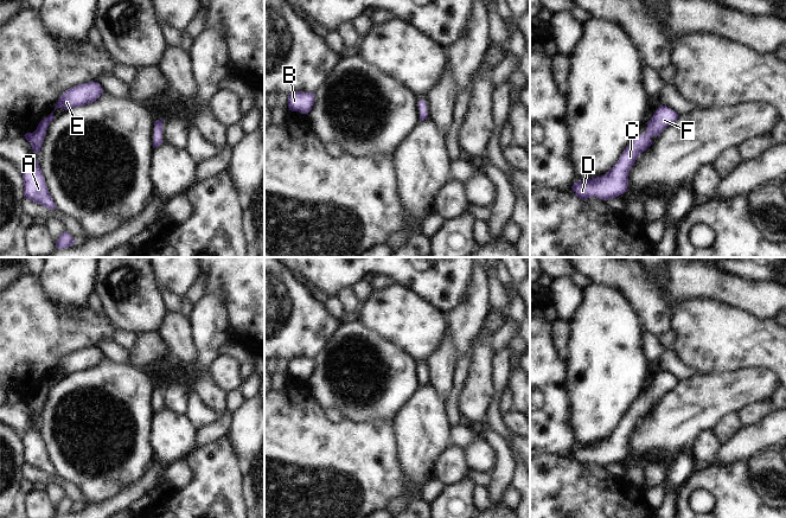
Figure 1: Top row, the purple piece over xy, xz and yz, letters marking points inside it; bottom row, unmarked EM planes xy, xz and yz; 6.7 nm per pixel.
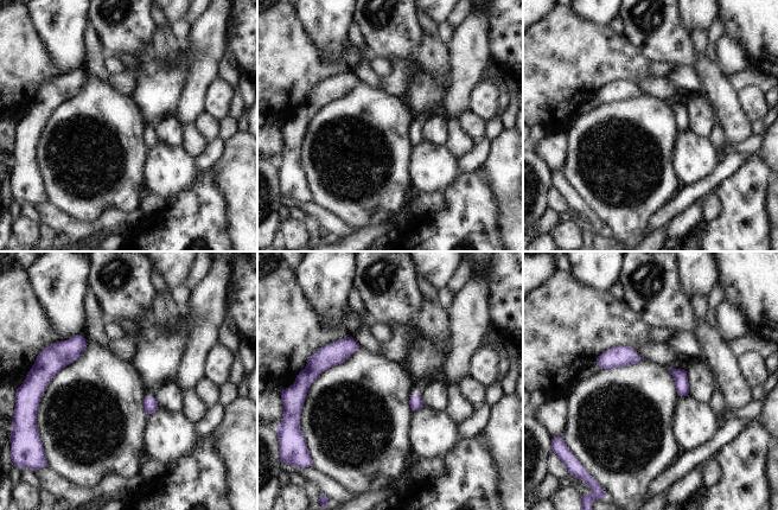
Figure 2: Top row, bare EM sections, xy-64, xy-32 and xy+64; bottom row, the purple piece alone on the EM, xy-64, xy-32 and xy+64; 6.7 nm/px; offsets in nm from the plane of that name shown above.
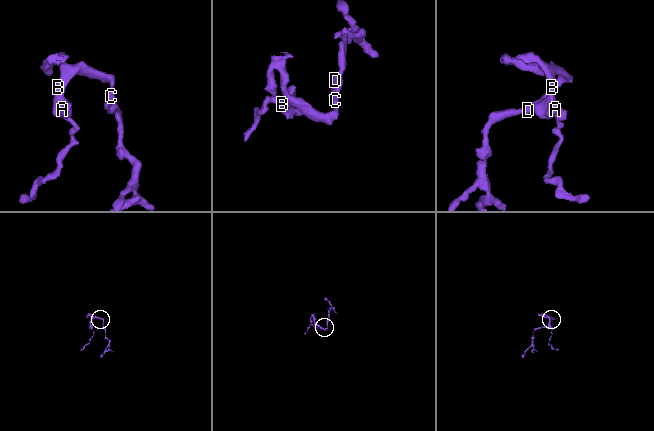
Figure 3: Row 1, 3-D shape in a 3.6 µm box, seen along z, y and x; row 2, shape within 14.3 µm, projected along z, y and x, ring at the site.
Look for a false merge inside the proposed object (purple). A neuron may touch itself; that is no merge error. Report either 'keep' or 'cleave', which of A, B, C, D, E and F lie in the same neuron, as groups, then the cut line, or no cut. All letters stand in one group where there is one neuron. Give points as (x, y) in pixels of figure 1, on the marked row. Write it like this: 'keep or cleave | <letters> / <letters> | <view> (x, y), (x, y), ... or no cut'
keep | A B C D E F | no cut

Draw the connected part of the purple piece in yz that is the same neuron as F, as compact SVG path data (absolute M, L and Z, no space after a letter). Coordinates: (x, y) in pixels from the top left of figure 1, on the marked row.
M662 104L647 122L646 133L631 140L618 162L605 175L574 183L571 188L575 196L582 200L592 197L608 200L627 192L628 173L637 158L652 145L651 138L659 136L678 116L675 110Z

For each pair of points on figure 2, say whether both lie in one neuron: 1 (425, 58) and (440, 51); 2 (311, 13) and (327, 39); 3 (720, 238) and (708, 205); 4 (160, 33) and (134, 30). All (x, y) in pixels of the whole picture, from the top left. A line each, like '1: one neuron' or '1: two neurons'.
1: one neuron
2: one neuron
3: two neurons
4: two neurons

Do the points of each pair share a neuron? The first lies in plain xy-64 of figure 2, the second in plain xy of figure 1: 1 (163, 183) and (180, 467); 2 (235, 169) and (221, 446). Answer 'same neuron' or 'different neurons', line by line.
1: different neurons
2: different neurons

